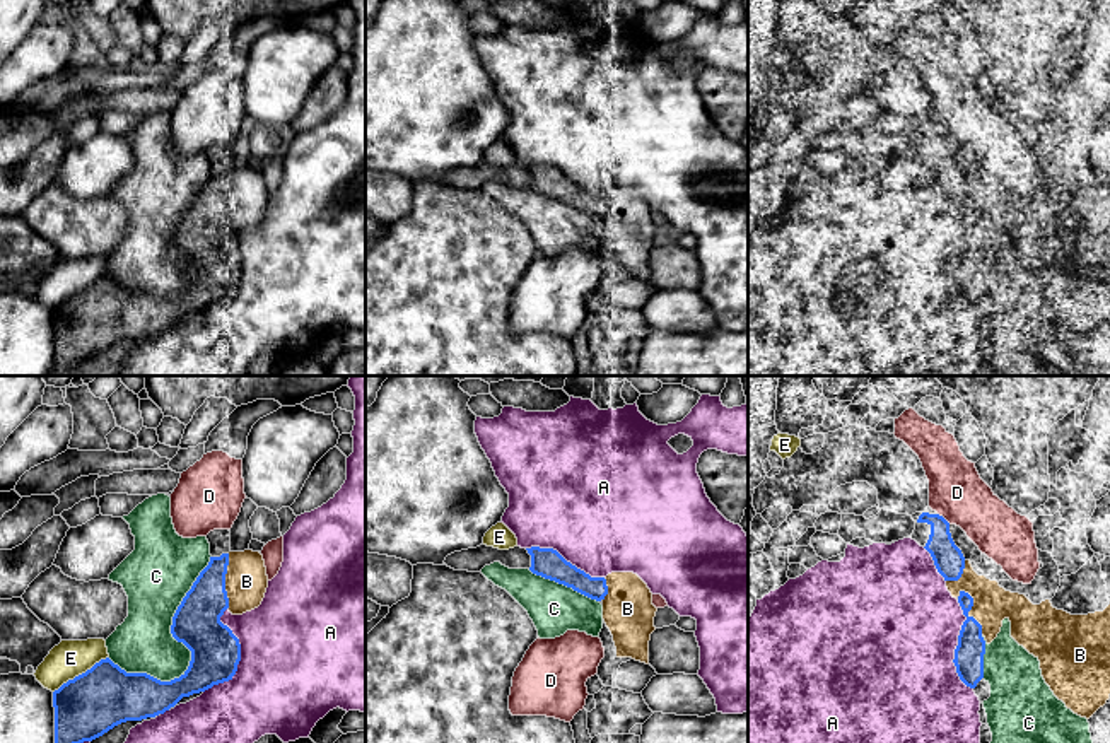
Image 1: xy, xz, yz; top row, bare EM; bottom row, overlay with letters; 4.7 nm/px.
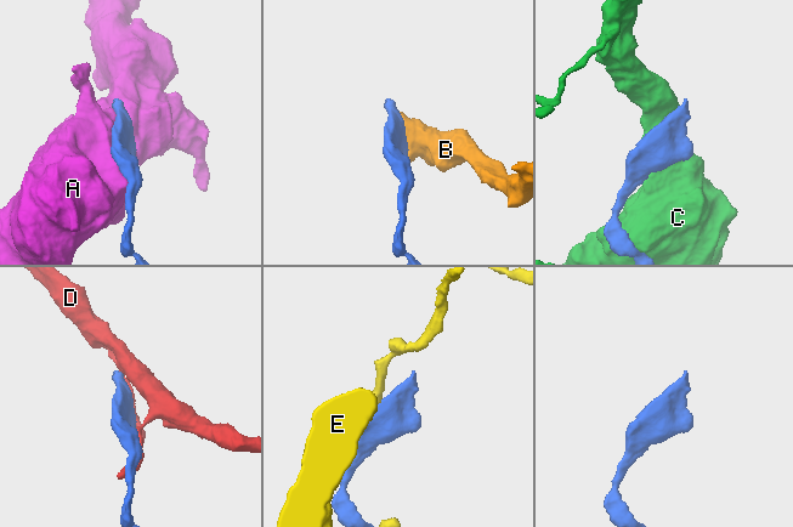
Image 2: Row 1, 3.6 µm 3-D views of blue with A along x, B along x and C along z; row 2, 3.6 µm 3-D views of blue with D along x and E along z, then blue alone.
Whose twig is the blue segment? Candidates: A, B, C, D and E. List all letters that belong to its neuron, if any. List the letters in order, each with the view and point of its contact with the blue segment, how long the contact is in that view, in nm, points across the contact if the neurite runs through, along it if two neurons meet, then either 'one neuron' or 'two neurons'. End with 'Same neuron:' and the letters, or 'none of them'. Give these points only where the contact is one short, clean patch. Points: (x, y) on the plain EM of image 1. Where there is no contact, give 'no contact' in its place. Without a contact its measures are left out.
A: meets blue in xy at (239, 274); contact 420 nm long; two neurons
B: meets blue in yz at (970, 226); contact 240 nm long; two neurons
C: meets blue in xy at (186, 263); contact 700 nm long; two neurons
D: meets blue in yz at (943, 135); contact 80 nm long; two neurons
E: meets blue in xy at (82, 291); contact 320 nm long; two neurons
Same neuron: none of them

